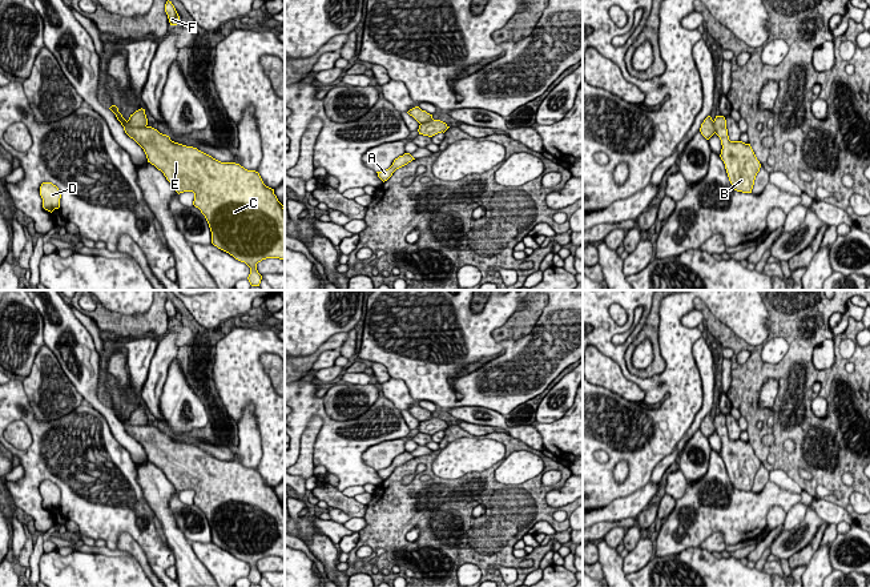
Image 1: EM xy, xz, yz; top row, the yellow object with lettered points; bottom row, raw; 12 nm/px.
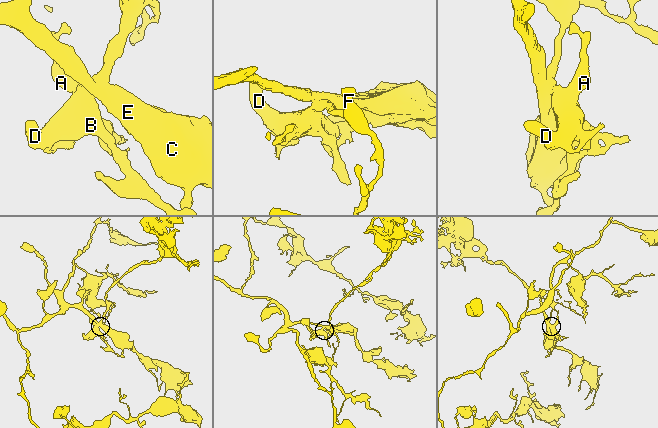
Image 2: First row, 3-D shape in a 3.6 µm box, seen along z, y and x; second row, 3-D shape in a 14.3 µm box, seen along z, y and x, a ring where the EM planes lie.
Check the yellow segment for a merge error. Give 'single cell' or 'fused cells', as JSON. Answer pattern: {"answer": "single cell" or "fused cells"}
{"answer": "single cell"}

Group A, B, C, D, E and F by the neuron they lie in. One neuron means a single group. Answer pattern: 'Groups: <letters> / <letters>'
Groups: A B C D E F

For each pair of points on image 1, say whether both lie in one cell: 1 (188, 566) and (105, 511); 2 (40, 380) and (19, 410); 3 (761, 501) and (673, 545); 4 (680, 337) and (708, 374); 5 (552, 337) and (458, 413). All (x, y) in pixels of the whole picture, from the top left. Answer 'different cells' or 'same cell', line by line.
1: different cells
2: different cells
3: same cell
4: different cells
5: different cells

